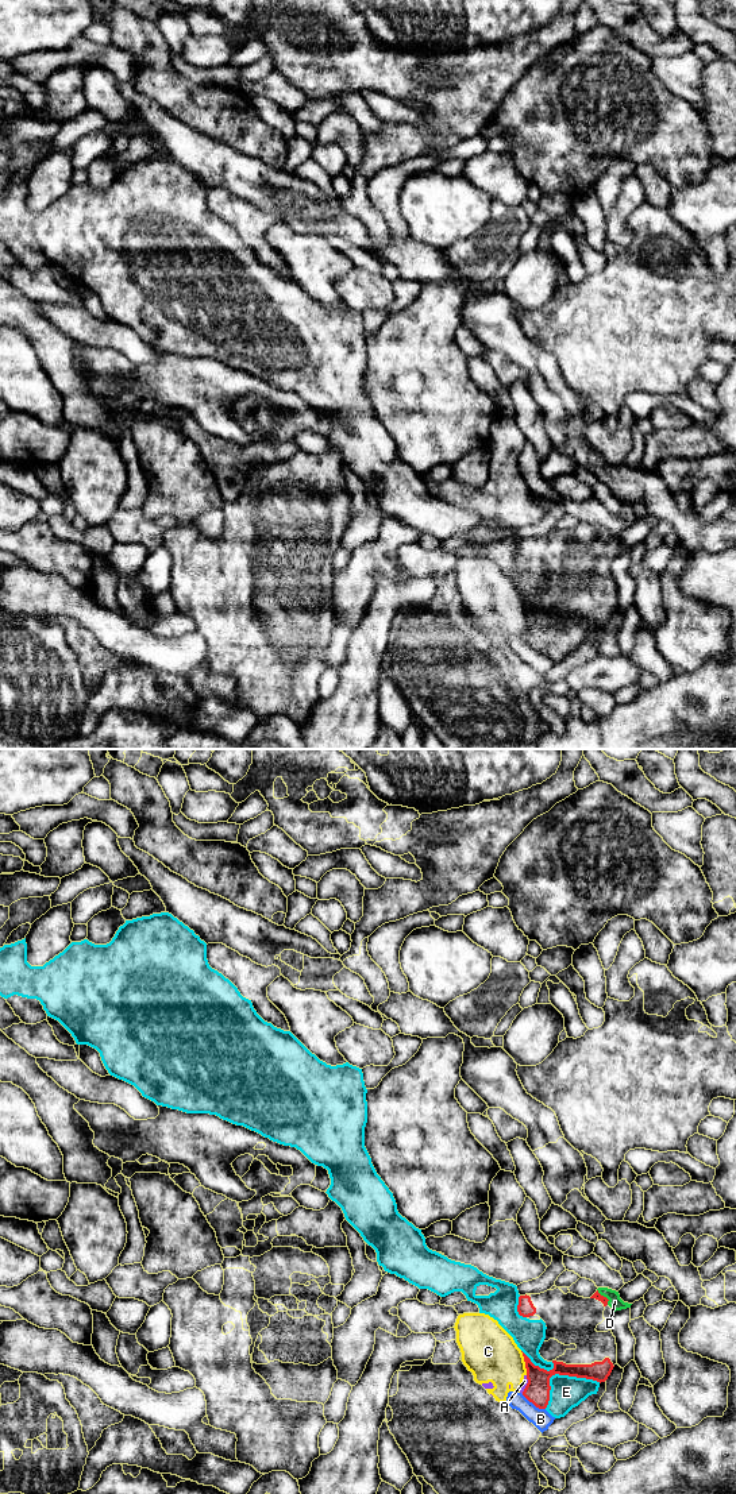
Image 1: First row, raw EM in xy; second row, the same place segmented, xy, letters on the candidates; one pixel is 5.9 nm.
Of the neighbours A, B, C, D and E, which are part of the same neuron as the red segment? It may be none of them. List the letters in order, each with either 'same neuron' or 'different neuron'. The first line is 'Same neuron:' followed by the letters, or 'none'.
Same neuron: D
A: different neuron
B: different neuron
C: different neuron
D: same neuron
E: different neuron

